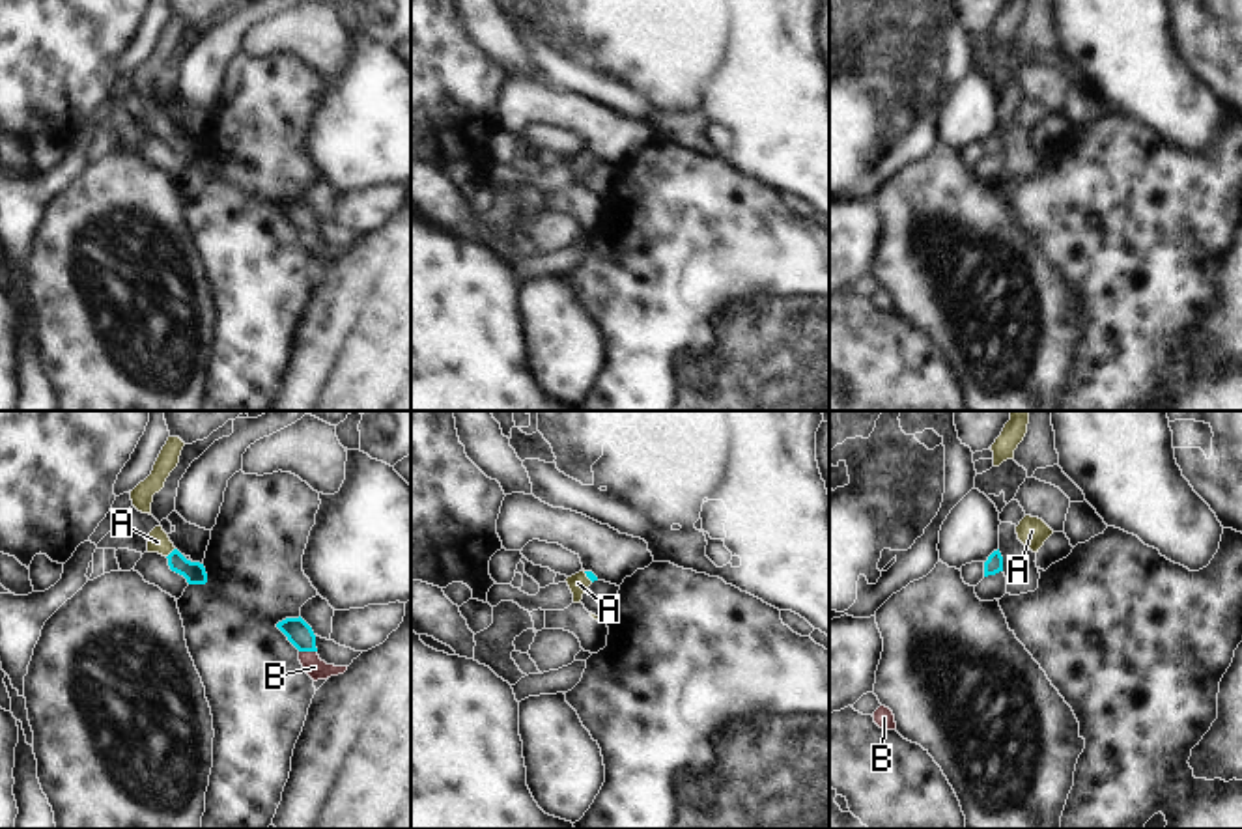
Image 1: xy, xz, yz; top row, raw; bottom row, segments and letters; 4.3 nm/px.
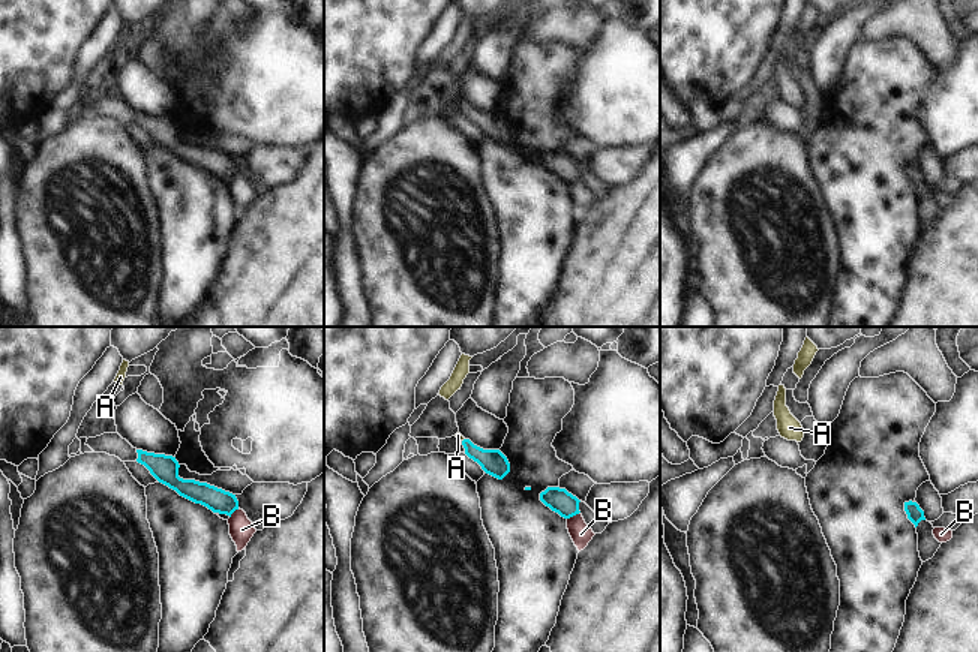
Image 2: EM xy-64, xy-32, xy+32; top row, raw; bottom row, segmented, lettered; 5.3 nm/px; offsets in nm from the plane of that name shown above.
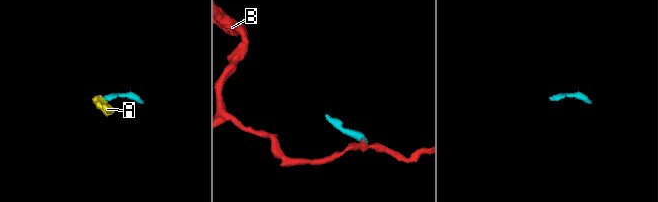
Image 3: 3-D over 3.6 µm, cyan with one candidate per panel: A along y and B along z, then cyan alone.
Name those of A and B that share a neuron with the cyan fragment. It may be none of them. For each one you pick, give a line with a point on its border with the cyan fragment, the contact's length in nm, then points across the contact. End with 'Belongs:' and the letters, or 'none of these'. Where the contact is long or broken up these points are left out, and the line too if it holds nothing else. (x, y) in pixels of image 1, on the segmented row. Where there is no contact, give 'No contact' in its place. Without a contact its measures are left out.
A: Touches cyan at xy (170, 553). Shared border 60 nm. Path across: xy (195, 572), (170, 553), (157, 542)
Belongs: A

